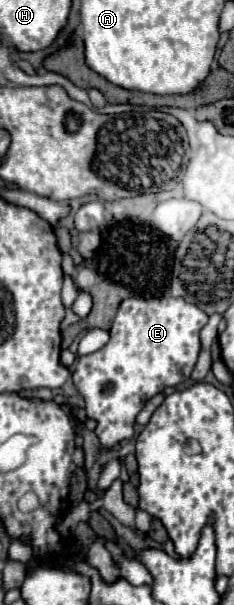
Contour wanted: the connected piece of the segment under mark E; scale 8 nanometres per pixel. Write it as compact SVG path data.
M126 298L110 328L110 342L100 348L94 354L80 356L74 366L74 384L78 392L84 396L86 402L86 416L96 422L96 436L100 438L102 446L112 448L114 444L122 442L124 438L134 436L134 422L138 412L144 408L144 404L156 396L158 392L164 392L168 386L178 386L190 378L190 372L198 360L200 352L200 338L198 332L208 322L208 316L198 308L186 302L184 298Z

